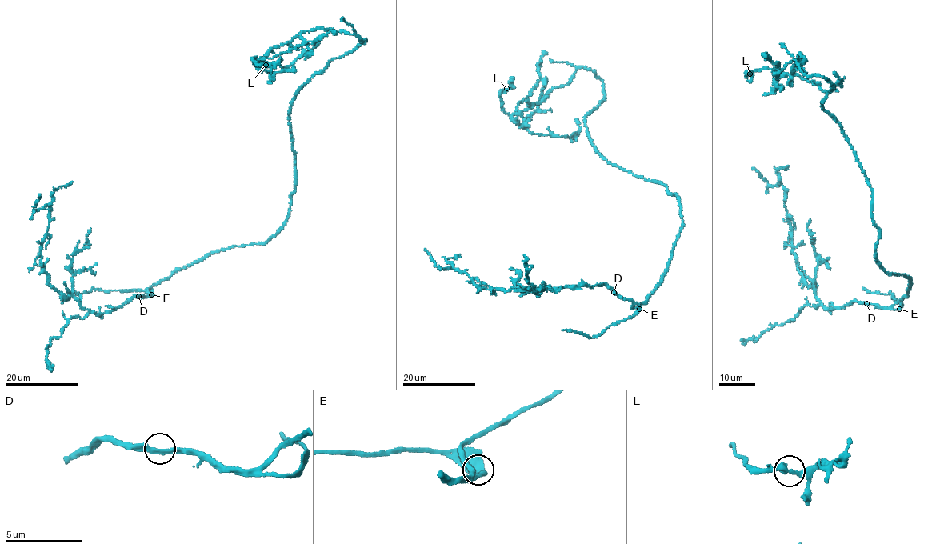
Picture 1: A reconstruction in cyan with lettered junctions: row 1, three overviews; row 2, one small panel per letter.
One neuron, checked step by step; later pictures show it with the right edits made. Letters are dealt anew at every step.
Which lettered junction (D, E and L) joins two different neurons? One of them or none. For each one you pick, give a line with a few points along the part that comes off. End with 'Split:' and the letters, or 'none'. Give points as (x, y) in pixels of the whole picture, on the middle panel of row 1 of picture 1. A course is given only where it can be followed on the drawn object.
Split: none

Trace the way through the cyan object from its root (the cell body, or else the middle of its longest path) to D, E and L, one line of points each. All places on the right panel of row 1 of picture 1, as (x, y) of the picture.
D: (878, 240), (876, 258), (880, 266), (889, 274), (908, 276), (910, 284), (906, 295), (888, 309), (866, 303)
E: (878, 240), (876, 258), (880, 266), (889, 274), (905, 274), (910, 279), (908, 294), (892, 309), (899, 309)
L: (878, 240), (872, 188), (842, 126), (822, 106), (830, 82), (802, 72), (800, 53), (793, 74), (750, 74)

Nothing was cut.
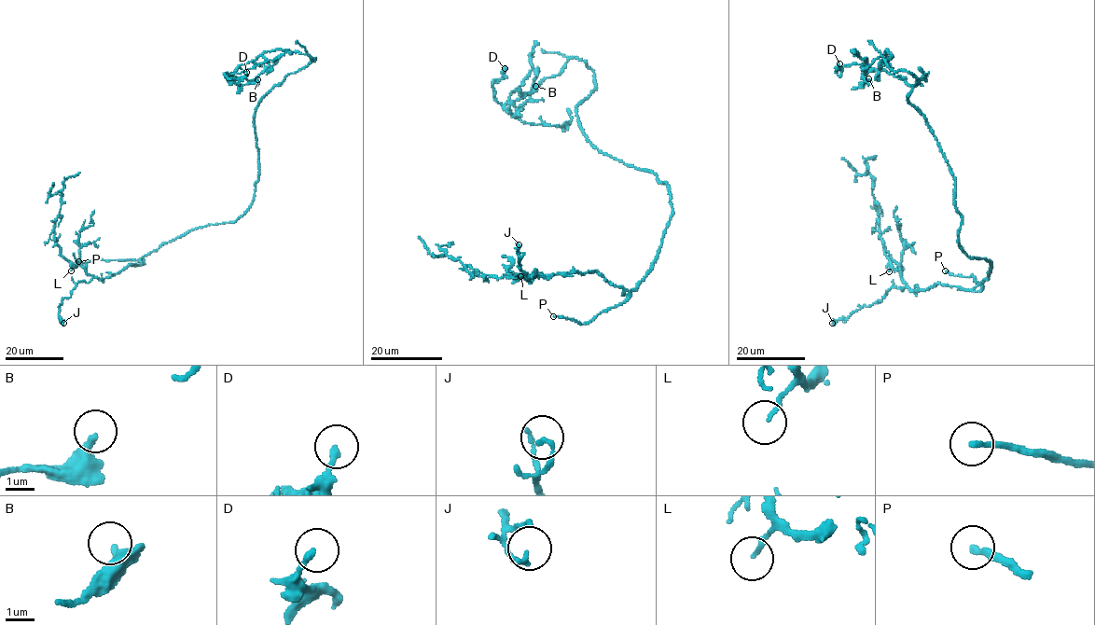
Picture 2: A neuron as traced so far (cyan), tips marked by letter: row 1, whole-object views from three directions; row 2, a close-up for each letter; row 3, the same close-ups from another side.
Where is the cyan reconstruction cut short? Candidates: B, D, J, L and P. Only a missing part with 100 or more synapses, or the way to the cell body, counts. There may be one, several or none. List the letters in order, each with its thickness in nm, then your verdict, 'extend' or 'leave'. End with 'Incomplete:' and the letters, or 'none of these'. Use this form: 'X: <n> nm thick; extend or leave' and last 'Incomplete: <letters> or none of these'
B: 280 nm thick; leave
D: 190 nm thick; leave
J: 150 nm thick; leave
L: 120 nm thick; leave
P: 200 nm thick; extend
Incomplete: P

